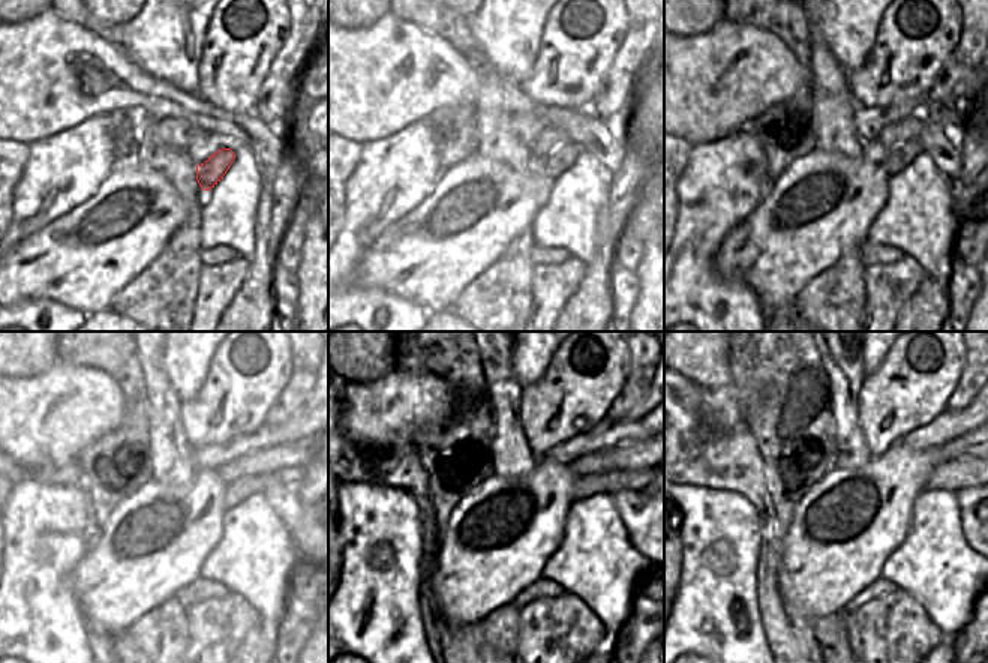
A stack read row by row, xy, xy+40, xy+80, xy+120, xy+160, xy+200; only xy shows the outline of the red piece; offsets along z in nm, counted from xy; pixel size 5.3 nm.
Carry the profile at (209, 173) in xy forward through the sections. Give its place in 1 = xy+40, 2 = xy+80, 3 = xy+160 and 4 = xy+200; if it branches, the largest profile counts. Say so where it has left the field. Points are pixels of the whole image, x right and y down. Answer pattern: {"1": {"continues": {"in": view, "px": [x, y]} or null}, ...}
{"1": {"continues": {"in": "xy+40", "px": [559, 161]}}, "2": {"continues": {"in": "xy+80", "px": [898, 159]}}, "3": {"continues": {"in": "xy+160", "px": [585, 486]}}, "4": {"continues": {"in": "xy+200", "px": [954, 476]}}}

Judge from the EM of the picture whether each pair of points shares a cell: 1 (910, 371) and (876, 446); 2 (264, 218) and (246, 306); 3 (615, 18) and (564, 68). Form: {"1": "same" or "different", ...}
{"1": "same", "2": "same", "3": "same"}

